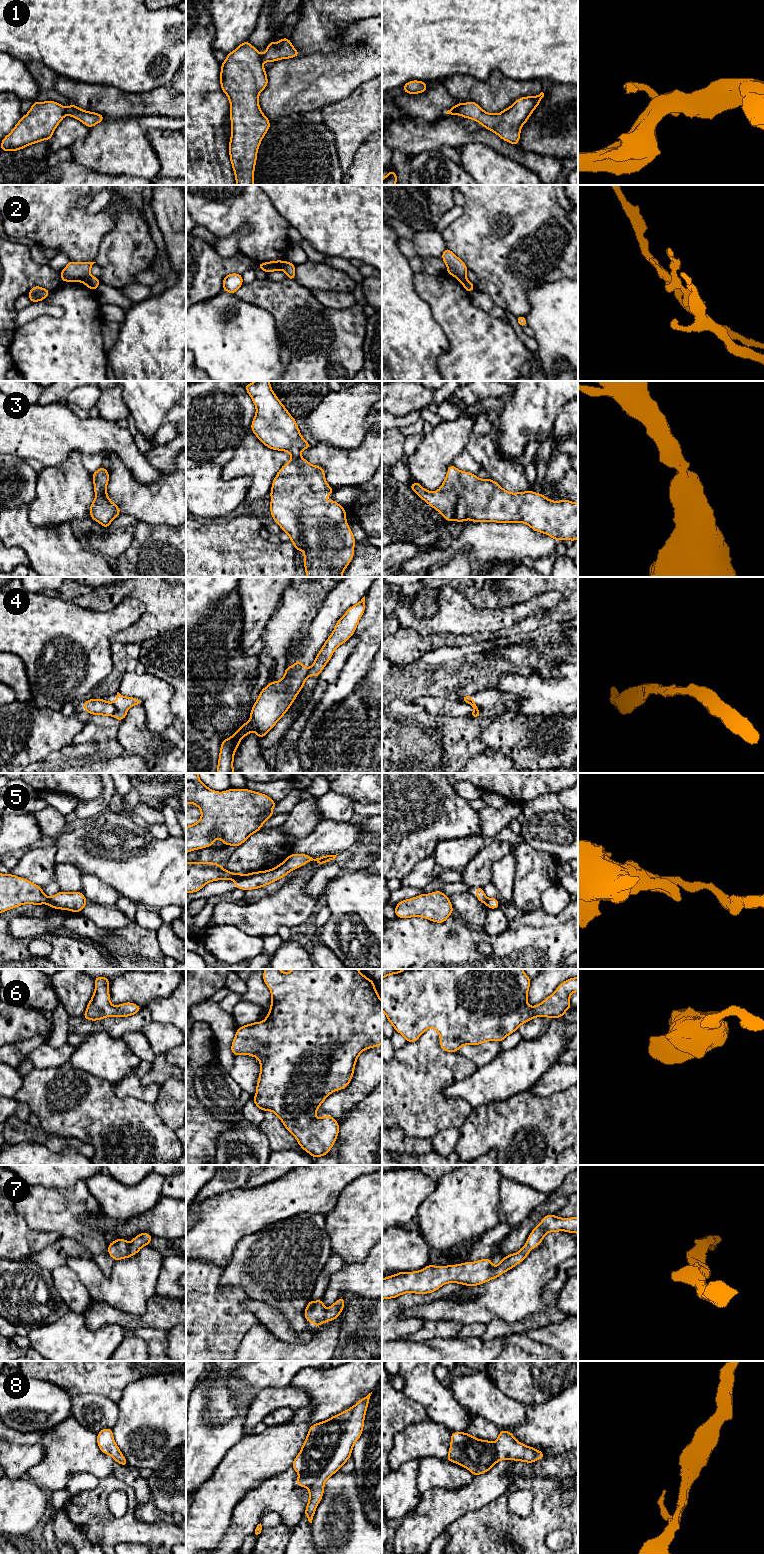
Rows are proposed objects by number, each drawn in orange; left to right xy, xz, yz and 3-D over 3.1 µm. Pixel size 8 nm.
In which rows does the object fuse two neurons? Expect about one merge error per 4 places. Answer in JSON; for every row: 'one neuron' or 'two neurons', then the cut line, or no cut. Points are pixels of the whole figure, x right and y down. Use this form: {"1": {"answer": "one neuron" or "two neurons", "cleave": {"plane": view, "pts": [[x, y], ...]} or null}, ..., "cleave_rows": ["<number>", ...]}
{"1": {"answer": "two neurons", "cleave": {"plane": "xz", "pts": [[261, 55], [262, 61]]}}, "2": {"answer": "two neurons", "cleave": {"plane": "xz", "pts": [[284, 261], [280, 269]]}}, "3": {"answer": "one neuron", "cleave": null}, "4": {"answer": "two neurons", "cleave": {"plane": "xy", "pts": [[111, 703], [114, 707], [113, 715]]}}, "5": {"answer": "two neurons", "cleave": {"plane": "xz", "pts": [[246, 875], [236, 880]]}}, "6": {"answer": "one neuron", "cleave": null}, "7": {"answer": "one neuron", "cleave": null}, "8": {"answer": "one neuron", "cleave": null}, "cleave_rows": ["1", "2", "4", "5"]}

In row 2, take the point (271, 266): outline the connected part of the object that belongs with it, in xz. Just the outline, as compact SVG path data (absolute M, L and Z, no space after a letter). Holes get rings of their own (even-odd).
M277 260L277 261L270 261L266 263L259 263L257 267L265 271L267 274L273 271L281 270L282 264L284 261Z

